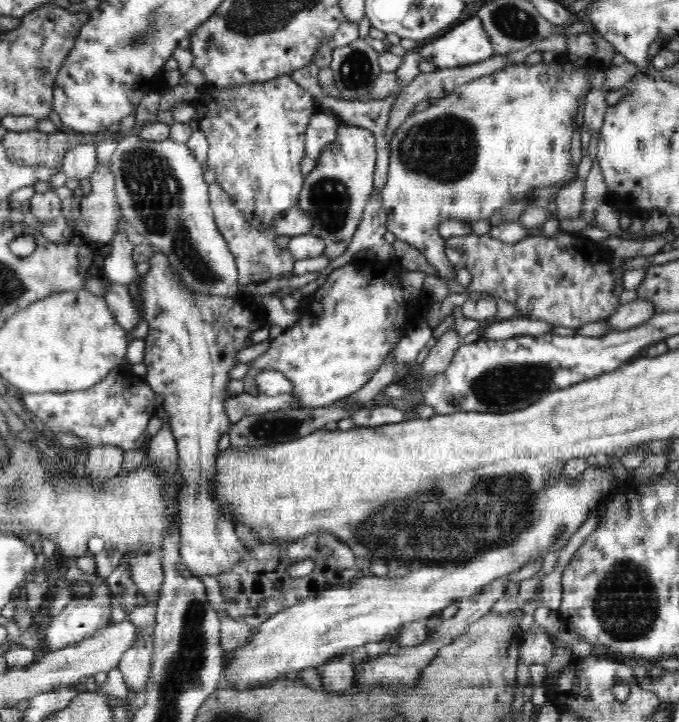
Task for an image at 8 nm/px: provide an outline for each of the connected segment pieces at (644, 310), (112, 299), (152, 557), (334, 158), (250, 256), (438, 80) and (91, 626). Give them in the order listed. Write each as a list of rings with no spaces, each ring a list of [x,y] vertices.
[[[637,298],[618,307],[617,312],[607,320],[609,324],[606,332],[642,325],[644,321],[650,320],[654,314],[654,305],[650,299]]]
[[[112,282],[102,297],[109,305],[109,310],[114,314],[116,322],[126,332],[132,332],[142,322],[140,310],[136,308],[134,298],[132,298],[126,284]]]
[[[160,552],[142,554],[130,564],[131,577],[147,600],[160,599],[164,583],[164,572]]]
[[[340,123],[335,140],[322,151],[316,160],[316,167],[306,176],[302,190],[298,196],[298,205],[313,217],[313,227],[310,233],[322,237],[324,242],[348,241],[354,236],[372,192],[375,190],[373,177],[377,162],[377,139],[370,129],[361,125],[346,125]]]
[[[216,182],[210,184],[209,193],[210,207],[212,207],[215,223],[227,242],[237,266],[239,284],[247,285],[254,282],[257,285],[272,280],[272,278],[287,277],[296,260],[289,249],[282,249],[276,243],[276,235],[271,231],[260,232],[252,227],[243,212],[239,211],[231,202],[231,198],[220,187],[220,184]]]
[[[494,55],[482,62],[462,66],[460,68],[433,69],[433,71],[428,72],[428,74],[420,72],[420,76],[416,78],[416,80],[412,80],[412,84],[410,86],[406,86],[406,88],[402,89],[402,94],[396,98],[396,102],[394,102],[392,110],[390,110],[390,120],[388,120],[387,127],[385,128],[385,138],[387,138],[387,142],[390,142],[392,136],[394,136],[393,132],[396,132],[396,128],[398,128],[400,124],[404,124],[404,121],[406,121],[408,116],[413,113],[419,102],[426,100],[435,101],[443,98],[449,91],[456,88],[456,86],[462,85],[464,82],[471,81],[472,78],[478,78],[486,76],[488,73],[494,73],[498,69],[503,69],[504,66],[508,64],[512,63],[505,56]]]
[[[106,583],[97,585],[92,596],[72,599],[46,626],[44,652],[56,652],[56,650],[66,648],[67,645],[76,644],[91,637],[99,628],[106,627],[111,620],[112,602],[110,599],[111,591]]]

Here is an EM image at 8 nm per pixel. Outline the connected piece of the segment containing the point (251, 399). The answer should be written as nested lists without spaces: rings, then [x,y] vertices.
[[[292,391],[277,395],[259,393],[256,396],[243,392],[235,397],[231,397],[225,403],[225,407],[228,409],[230,426],[232,426],[238,423],[240,419],[250,415],[264,414],[276,409],[294,407],[294,404],[298,404],[298,401],[300,400],[296,400]]]

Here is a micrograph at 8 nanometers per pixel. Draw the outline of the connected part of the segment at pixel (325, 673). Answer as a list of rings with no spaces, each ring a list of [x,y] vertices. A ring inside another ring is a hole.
[[[352,652],[331,659],[316,668],[323,690],[329,694],[348,691],[356,685],[354,663],[357,656]]]

